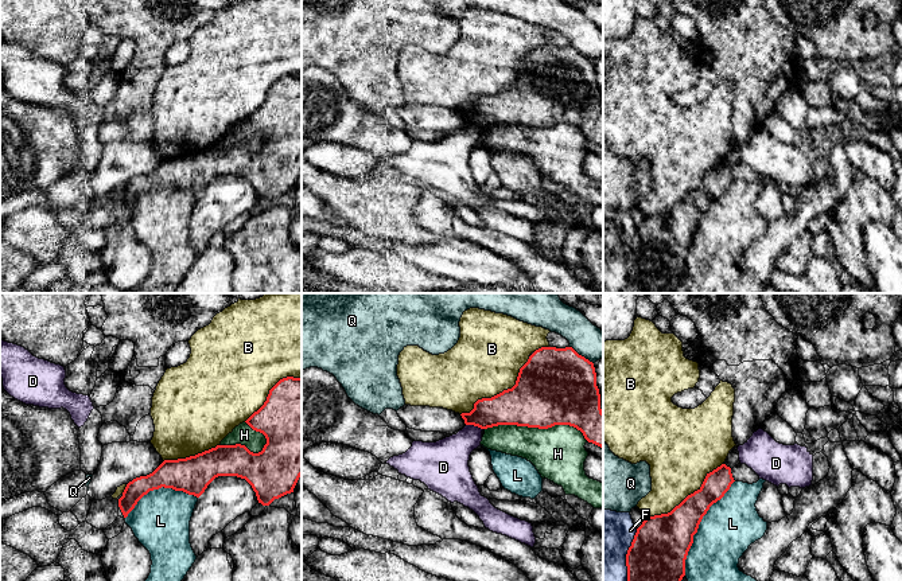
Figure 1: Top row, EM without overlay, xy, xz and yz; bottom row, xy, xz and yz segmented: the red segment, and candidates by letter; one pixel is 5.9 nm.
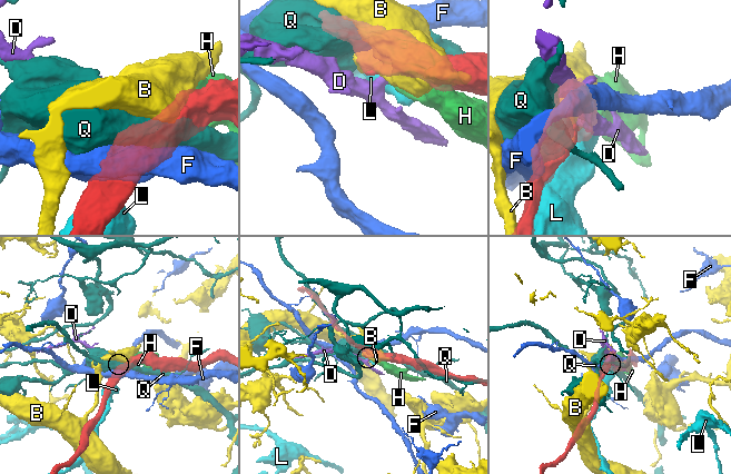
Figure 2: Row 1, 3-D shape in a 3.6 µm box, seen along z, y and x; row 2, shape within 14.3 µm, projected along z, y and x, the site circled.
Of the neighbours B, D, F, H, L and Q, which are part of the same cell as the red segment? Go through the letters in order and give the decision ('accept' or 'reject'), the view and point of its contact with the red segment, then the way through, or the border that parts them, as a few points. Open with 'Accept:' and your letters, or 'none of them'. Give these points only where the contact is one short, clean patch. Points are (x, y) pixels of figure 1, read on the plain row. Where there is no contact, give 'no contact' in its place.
Accept: none of them
B: reject; meets red in xz at (500, 92)
D: reject; meets red in xz at (474, 124); border along xz (466, 123), (473, 123), (482, 128)
F: reject; meets red in yz at (626, 260)
H: reject; meets red in xz at (537, 125)
L: reject; meets red in yz at (698, 226)
Q: reject; meets red in xz at (580, 54)

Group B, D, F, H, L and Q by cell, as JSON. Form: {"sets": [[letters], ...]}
{"sets": [["B"], ["D"], ["F"], ["H"], ["L"], ["Q"]]}

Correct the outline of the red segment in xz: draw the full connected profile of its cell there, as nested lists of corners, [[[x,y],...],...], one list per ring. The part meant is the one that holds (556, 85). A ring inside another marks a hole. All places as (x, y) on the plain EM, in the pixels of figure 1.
[[[541,46],[520,67],[512,87],[474,102],[470,112],[462,112],[466,124],[487,128],[498,124],[517,124],[548,128],[569,124],[580,129],[588,141],[603,148],[603,110],[596,85],[594,62],[579,54],[572,46]]]

